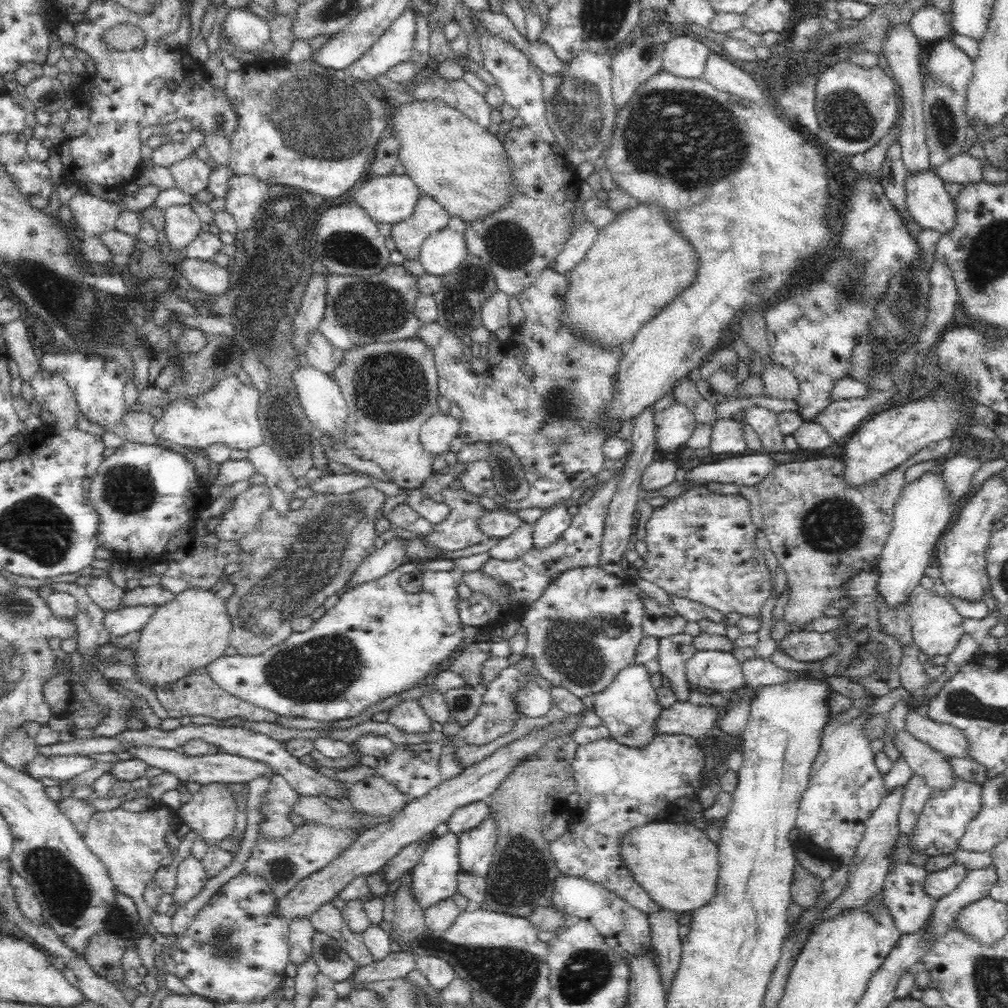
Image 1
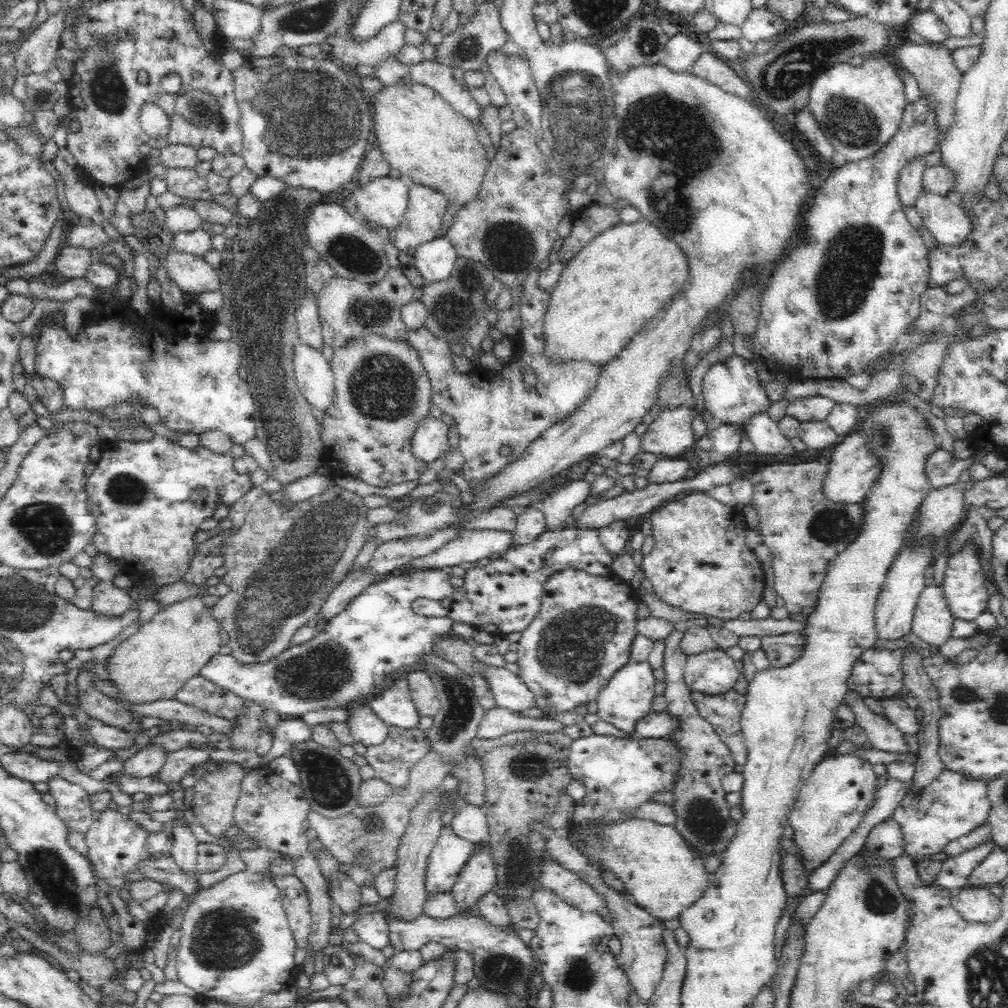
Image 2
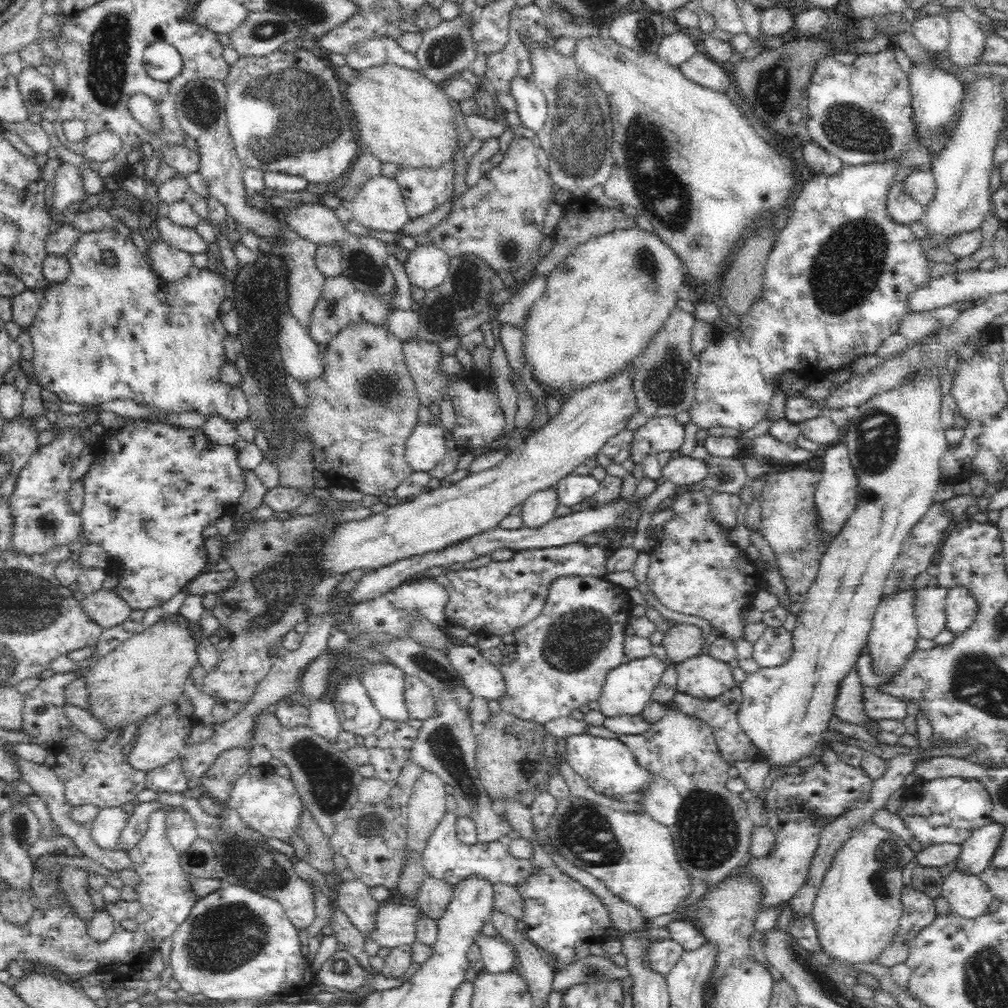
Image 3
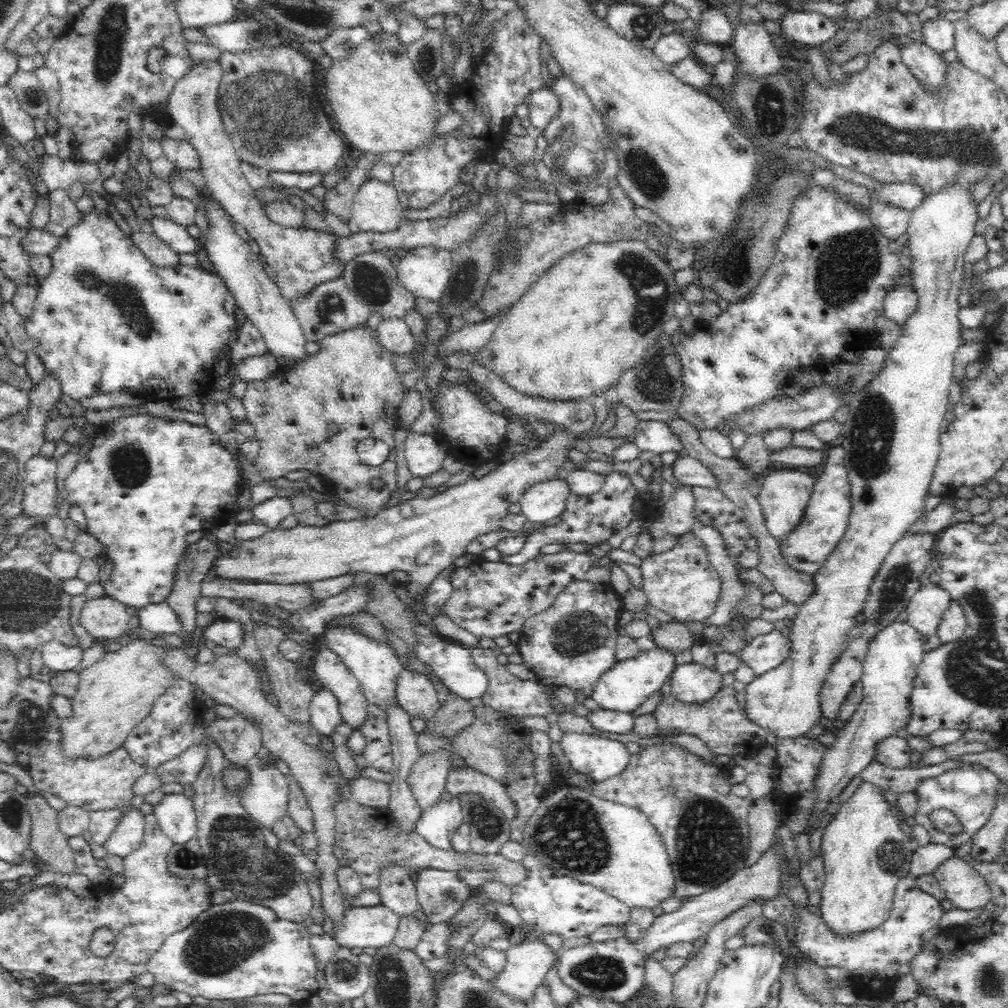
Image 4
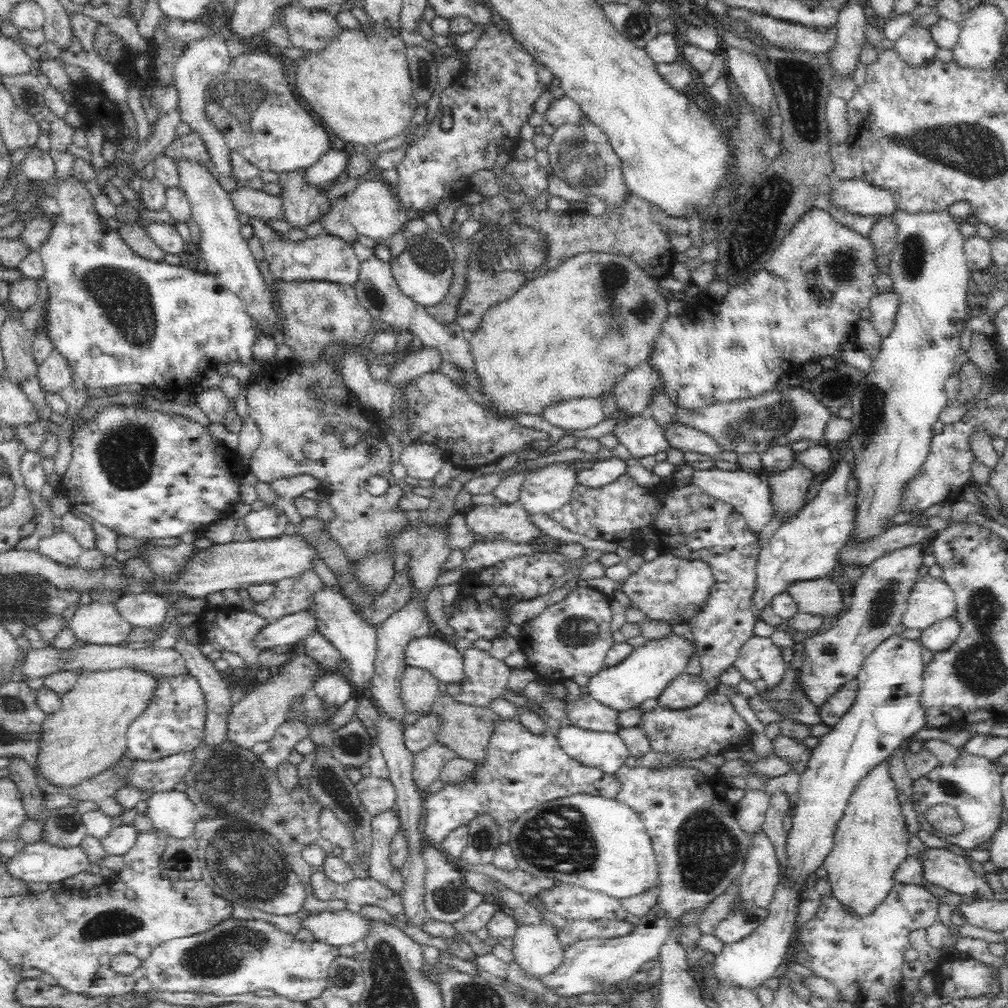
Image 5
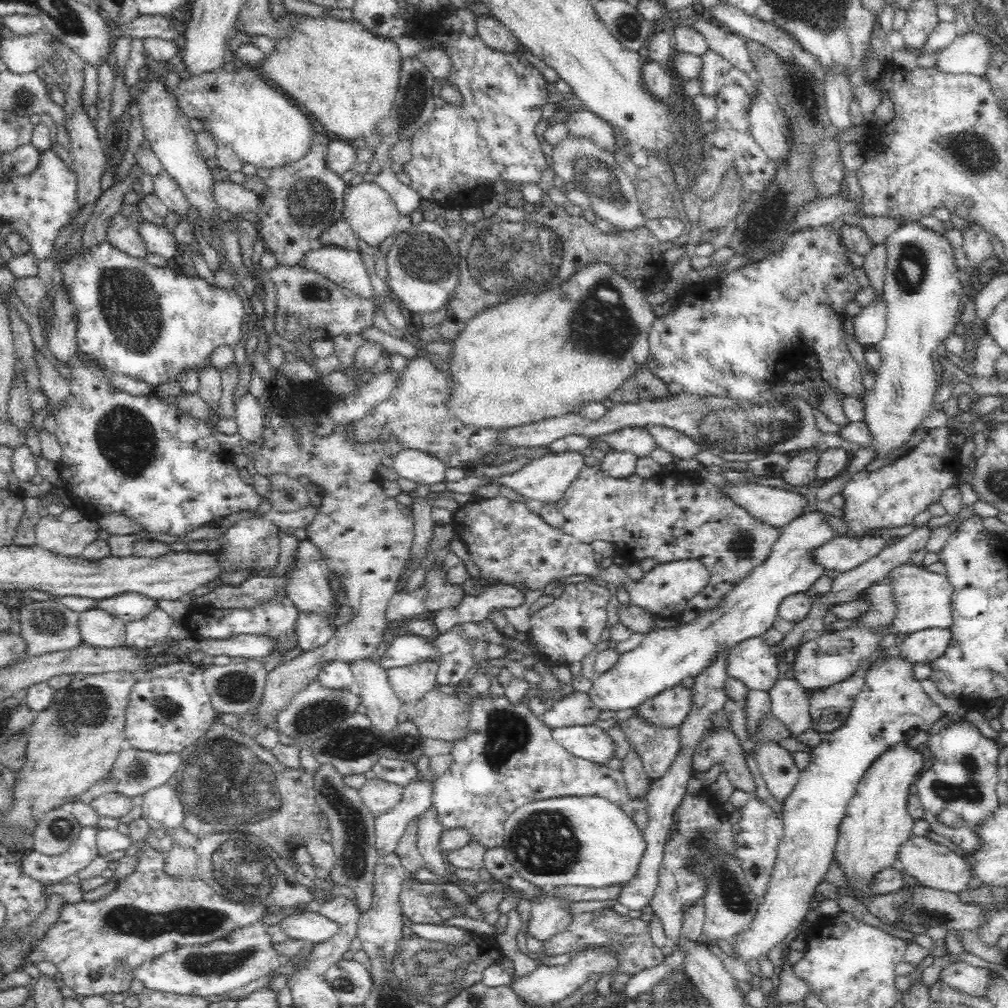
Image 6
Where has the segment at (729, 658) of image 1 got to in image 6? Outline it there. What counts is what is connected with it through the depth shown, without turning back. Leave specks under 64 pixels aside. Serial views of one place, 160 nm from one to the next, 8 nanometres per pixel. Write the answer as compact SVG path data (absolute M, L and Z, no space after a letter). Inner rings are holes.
M681 684L646 699L634 710L634 716L654 728L680 726L690 710L691 691Z

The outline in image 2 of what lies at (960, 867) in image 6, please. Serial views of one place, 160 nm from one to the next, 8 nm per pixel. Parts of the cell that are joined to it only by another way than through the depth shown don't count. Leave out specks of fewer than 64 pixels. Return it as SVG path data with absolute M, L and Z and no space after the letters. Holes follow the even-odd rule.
M965 886L951 894L952 908L968 922L991 923L1001 915L1002 902L987 887Z

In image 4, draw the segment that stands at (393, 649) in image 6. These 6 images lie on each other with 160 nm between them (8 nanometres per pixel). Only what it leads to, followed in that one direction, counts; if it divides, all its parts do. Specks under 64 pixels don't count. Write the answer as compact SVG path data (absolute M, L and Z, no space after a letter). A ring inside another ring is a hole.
M436 634L421 638L414 649L416 656L430 666L431 670L439 676L441 682L460 698L468 700L481 698L486 692L488 688L487 674L474 664L468 647L460 643L448 642Z

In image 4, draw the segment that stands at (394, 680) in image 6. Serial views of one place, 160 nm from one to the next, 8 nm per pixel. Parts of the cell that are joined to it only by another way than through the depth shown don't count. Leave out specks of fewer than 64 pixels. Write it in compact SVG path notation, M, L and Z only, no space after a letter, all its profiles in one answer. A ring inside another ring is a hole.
M406 668L397 676L395 691L397 704L412 718L427 721L441 706L430 678Z

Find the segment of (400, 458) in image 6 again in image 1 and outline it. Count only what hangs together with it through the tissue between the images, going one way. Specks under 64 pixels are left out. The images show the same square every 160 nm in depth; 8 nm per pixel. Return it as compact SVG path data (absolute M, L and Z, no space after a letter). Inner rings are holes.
M438 412L422 426L419 439L426 450L436 455L447 450L459 434L460 419Z

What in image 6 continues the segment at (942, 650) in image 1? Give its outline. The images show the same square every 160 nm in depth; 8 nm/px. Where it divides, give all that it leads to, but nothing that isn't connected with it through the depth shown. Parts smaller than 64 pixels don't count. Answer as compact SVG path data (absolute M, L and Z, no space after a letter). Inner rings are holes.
M910 561L897 564L886 575L895 606L892 628L896 634L911 634L927 629L949 630L953 626L952 585L947 575L930 572L924 565L916 566Z

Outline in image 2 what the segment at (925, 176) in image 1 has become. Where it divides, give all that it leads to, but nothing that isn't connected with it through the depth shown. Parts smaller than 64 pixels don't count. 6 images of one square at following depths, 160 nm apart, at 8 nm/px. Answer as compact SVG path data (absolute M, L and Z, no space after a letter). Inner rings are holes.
M922 188L914 206L923 224L944 246L956 246L970 234L970 221L965 211L949 195L942 196Z

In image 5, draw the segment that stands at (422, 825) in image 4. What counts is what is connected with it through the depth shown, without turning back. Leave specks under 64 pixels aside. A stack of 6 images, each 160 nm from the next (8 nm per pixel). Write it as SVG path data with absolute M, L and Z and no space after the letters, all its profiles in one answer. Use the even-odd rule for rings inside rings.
M498 716L483 759L473 762L471 775L456 783L444 783L440 790L426 792L424 795L423 836L430 843L441 844L452 830L467 826L476 818L485 815L496 822L501 842L508 844L514 821L537 804L576 794L616 800L620 790L622 783L614 773L584 766L572 759L548 728L535 733L514 718Z

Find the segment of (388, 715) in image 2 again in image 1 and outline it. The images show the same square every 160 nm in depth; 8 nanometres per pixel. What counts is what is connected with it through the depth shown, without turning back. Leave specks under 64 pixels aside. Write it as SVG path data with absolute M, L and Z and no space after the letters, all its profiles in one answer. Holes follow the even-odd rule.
M408 700L392 707L387 722L408 734L429 734L434 731L431 718L416 700Z

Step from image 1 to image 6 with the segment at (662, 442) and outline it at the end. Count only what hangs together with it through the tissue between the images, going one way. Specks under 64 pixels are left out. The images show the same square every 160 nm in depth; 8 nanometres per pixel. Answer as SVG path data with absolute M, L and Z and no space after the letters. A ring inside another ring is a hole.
M638 426L620 428L599 436L614 451L630 451L639 457L649 455L656 447L653 438L648 434L646 429Z

